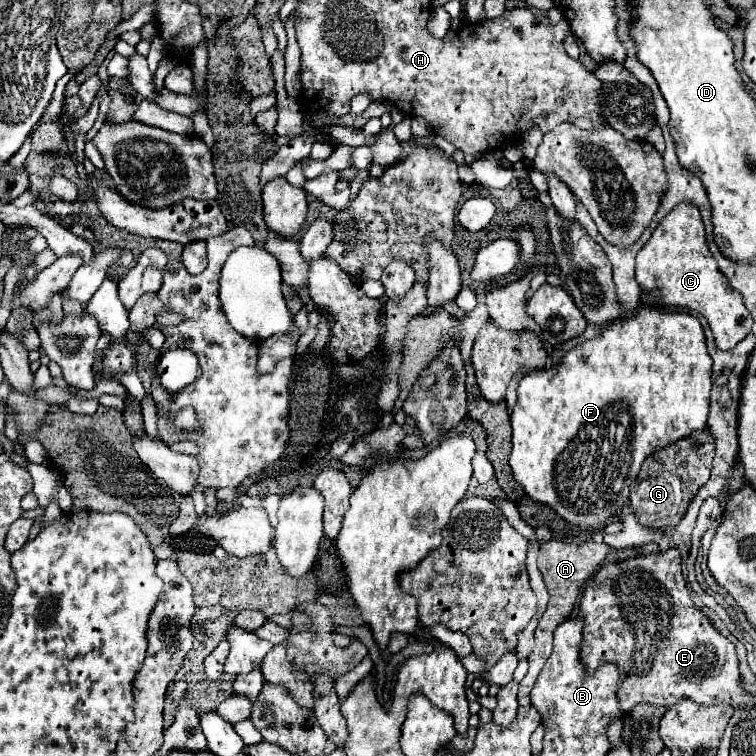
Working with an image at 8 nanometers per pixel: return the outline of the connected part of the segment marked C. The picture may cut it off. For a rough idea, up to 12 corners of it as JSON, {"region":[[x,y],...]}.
{"region":[[694,205],[660,221],[636,281],[662,307],[708,321],[718,349],[750,333],[742,295],[718,271]]}

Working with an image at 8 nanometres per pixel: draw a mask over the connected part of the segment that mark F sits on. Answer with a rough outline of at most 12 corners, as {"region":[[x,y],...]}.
{"region":[[688,313],[632,317],[526,375],[514,479],[604,529],[644,459],[706,429]]}

